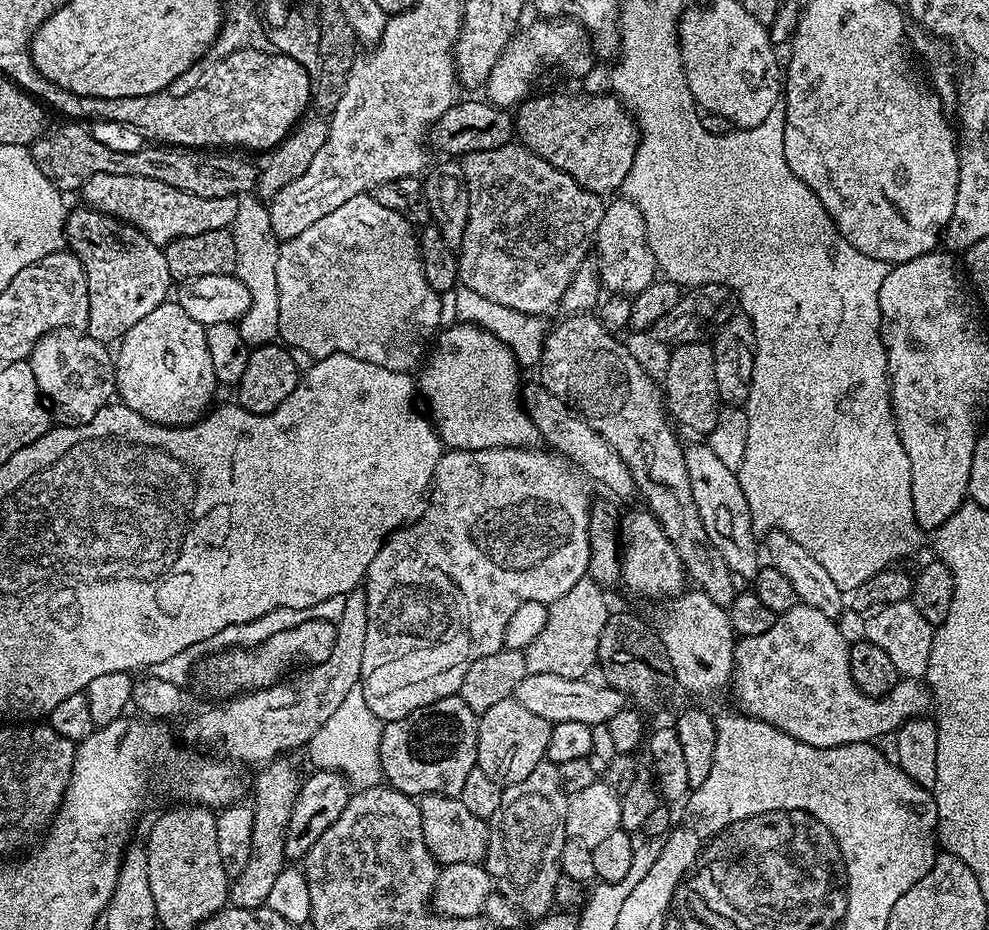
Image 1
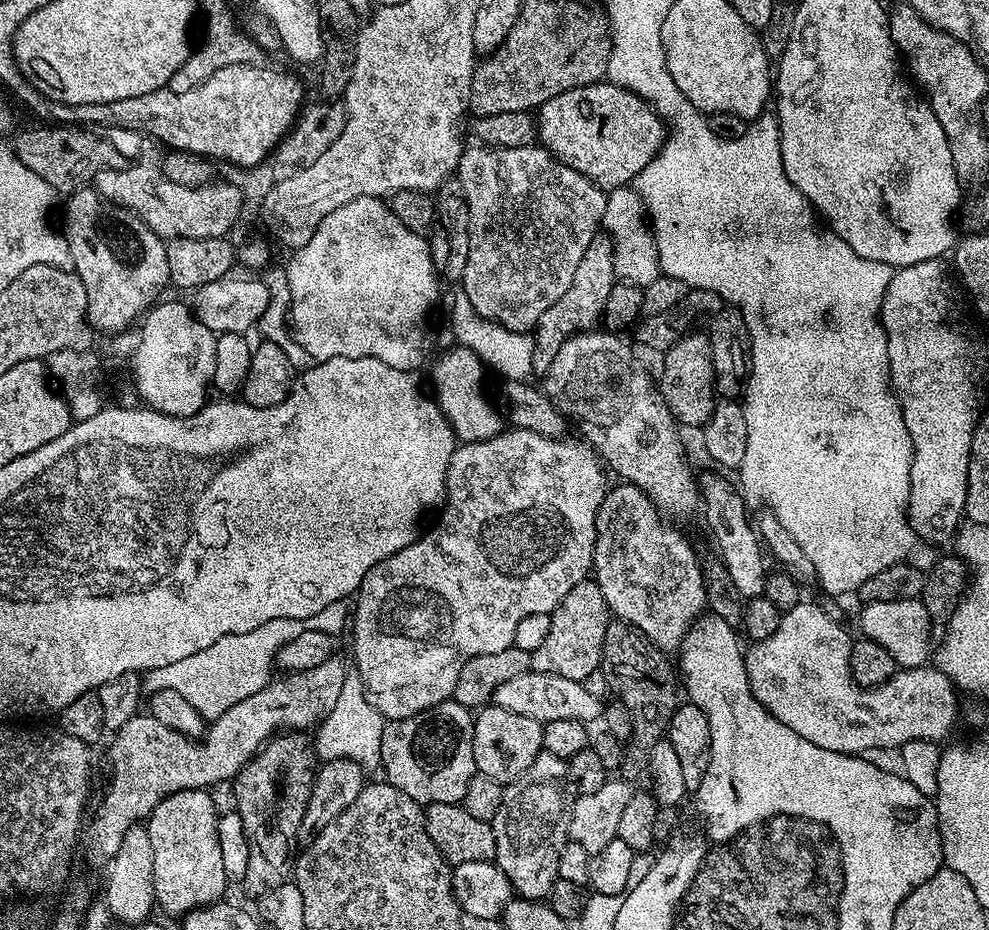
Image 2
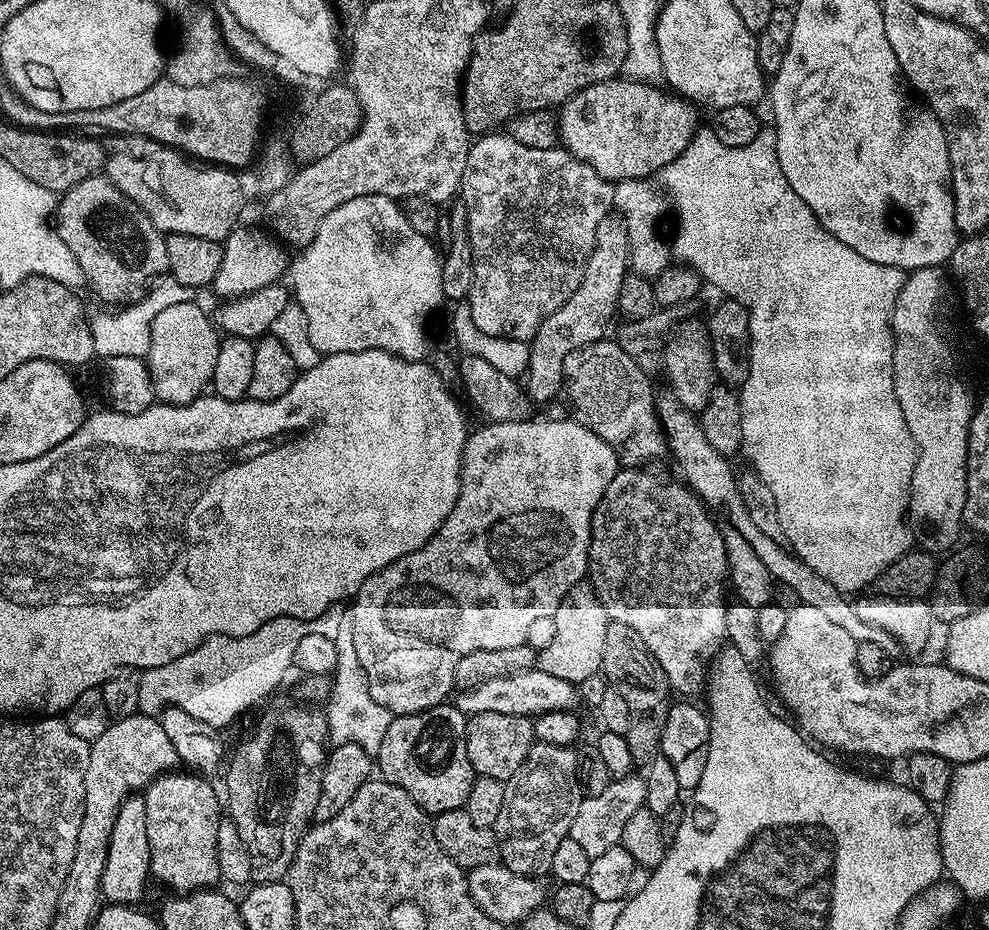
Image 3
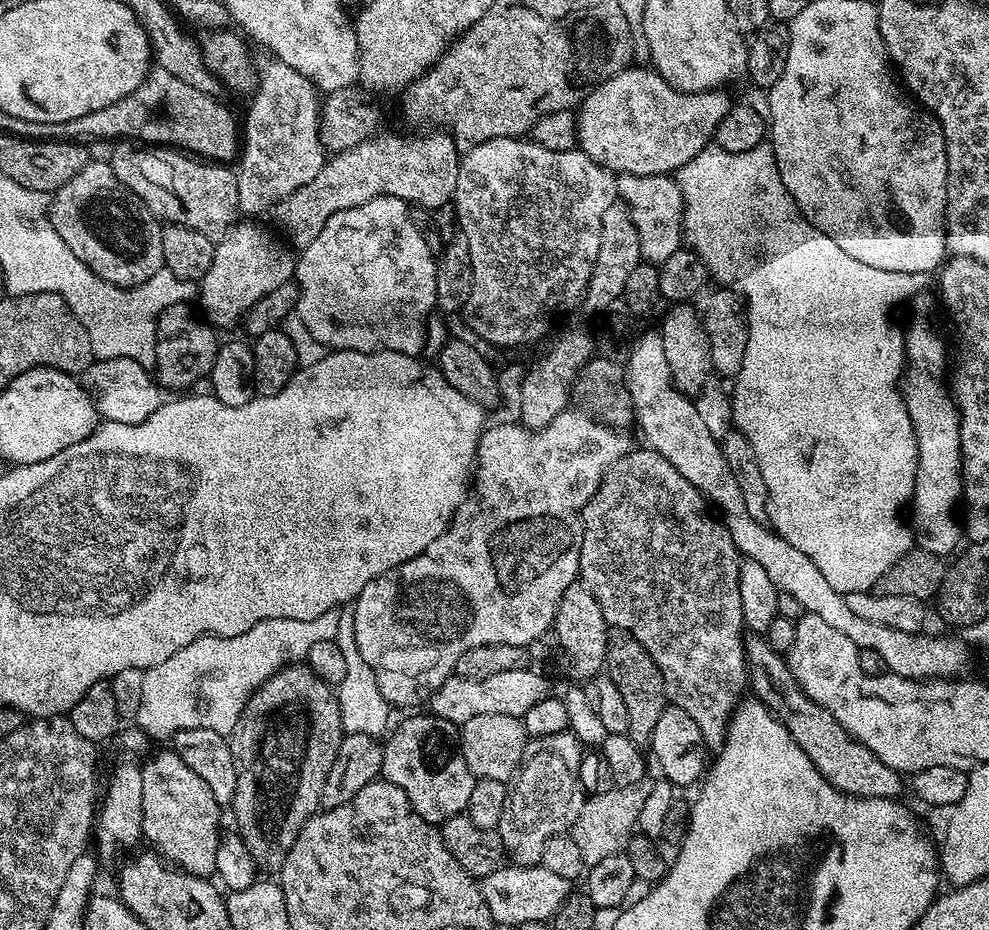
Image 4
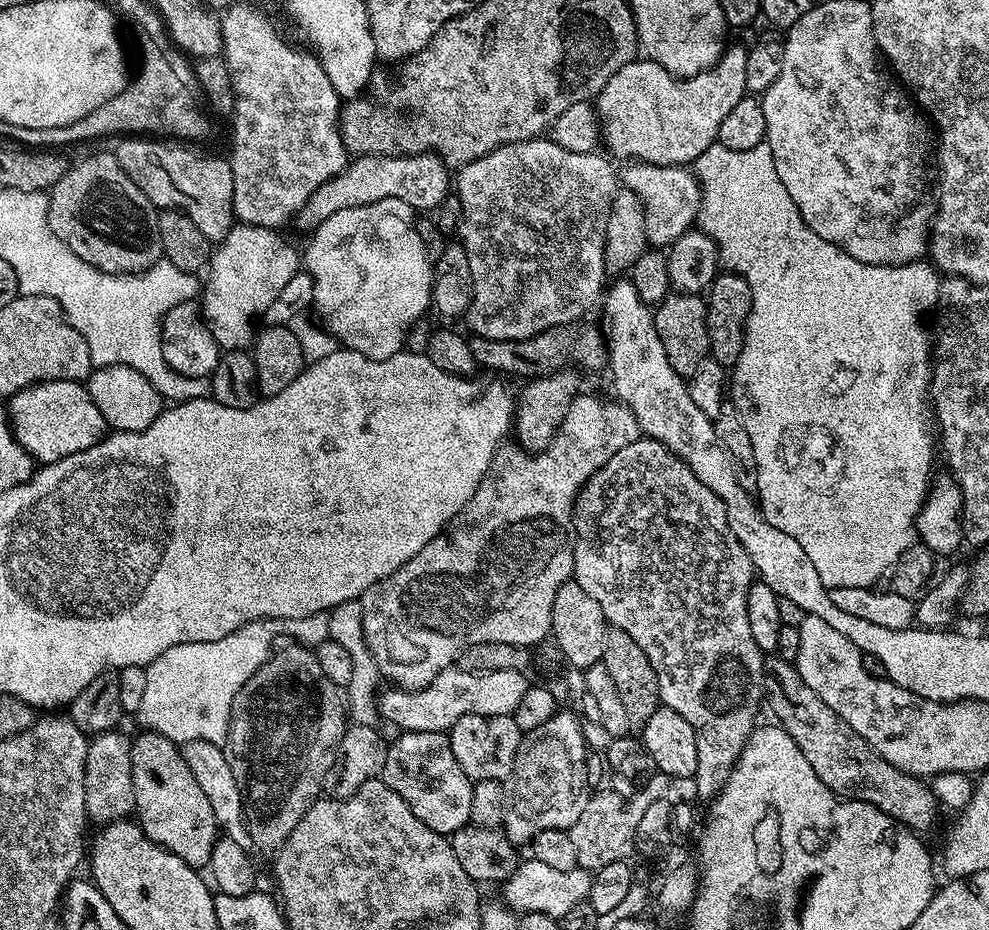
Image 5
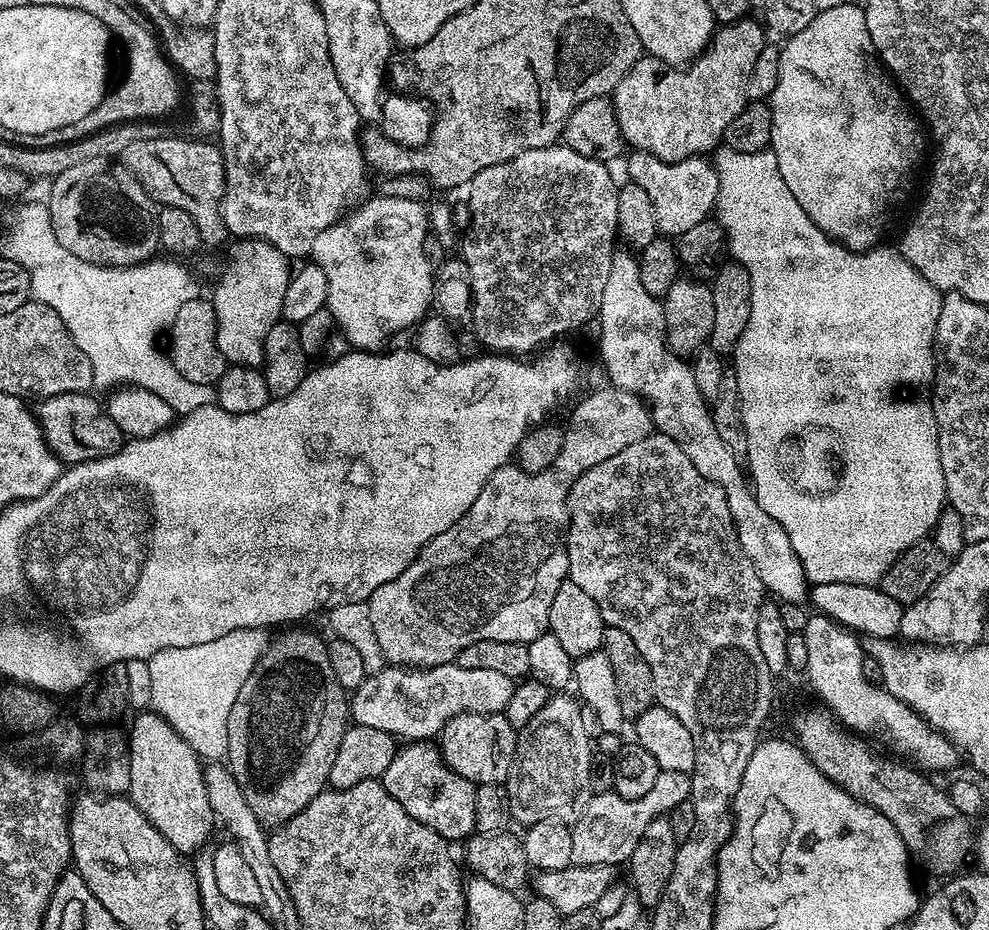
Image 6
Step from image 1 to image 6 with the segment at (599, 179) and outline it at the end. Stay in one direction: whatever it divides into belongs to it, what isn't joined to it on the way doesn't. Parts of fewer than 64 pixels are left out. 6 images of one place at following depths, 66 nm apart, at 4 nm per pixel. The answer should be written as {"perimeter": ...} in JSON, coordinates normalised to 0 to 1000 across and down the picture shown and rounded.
{"perimeter":[[[760,20],[728,26],[721,33],[715,53],[691,71],[674,69],[654,58],[641,67],[629,88],[625,88],[625,92],[617,100],[629,148],[636,160],[661,166],[661,170],[671,174],[686,174],[699,168],[716,166],[716,162],[719,165],[731,152],[734,135],[738,135],[738,131],[742,131],[742,127],[746,127],[746,123],[750,123],[758,110],[754,101],[754,92],[758,92],[758,75],[762,75],[762,66],[766,58],[770,58],[775,46],[774,27],[767,20]]]}

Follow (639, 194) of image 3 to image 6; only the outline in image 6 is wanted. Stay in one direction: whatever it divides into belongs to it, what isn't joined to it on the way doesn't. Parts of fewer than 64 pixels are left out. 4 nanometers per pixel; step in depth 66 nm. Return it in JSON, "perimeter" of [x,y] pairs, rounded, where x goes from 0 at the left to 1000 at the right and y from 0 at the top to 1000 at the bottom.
{"perimeter":[[[639,161],[634,165],[634,172],[634,192],[649,200],[649,204],[653,204],[657,211],[657,222],[661,222],[661,239],[666,253],[676,256],[689,254],[694,252],[694,247],[706,243],[706,239],[721,231],[726,211],[726,187],[719,171],[706,167],[686,174],[671,174],[661,170],[661,166]]]}

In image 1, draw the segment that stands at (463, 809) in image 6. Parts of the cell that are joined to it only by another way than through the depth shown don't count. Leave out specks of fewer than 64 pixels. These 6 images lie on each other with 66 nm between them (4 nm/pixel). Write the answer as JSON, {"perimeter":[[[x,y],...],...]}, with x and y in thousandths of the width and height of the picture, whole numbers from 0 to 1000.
{"perimeter":[[[463,746],[441,753],[435,759],[427,759],[419,763],[419,768],[411,768],[411,772],[391,775],[384,785],[384,829],[387,838],[406,854],[418,858],[435,854],[464,857],[471,832],[482,826],[482,777],[482,766],[475,763],[475,759],[471,759]]]}

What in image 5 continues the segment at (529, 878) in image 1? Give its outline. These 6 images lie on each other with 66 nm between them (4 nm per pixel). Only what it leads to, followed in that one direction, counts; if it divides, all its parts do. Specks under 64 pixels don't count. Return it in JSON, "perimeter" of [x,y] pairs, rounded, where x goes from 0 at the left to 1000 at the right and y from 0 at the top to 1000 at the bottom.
{"perimeter":[[[562,765],[555,774],[548,776],[548,781],[544,781],[544,785],[536,785],[527,790],[518,832],[512,843],[514,866],[512,867],[512,880],[508,887],[510,898],[523,910],[537,909],[538,902],[548,897],[548,892],[578,890],[580,884],[584,884],[588,871],[593,871],[593,862],[597,855],[593,841],[593,815],[597,805],[590,798],[587,771],[581,765],[572,765],[576,766]]]}

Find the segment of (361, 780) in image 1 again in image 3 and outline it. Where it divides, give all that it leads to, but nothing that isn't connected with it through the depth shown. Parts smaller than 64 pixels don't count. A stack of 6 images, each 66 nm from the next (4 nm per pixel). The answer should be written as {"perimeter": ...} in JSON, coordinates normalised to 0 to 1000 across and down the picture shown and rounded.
{"perimeter":[[[350,665],[346,669],[339,690],[342,712],[339,723],[334,727],[336,741],[330,754],[332,796],[337,801],[357,800],[366,802],[366,806],[371,809],[383,810],[386,802],[386,789],[390,789],[390,781],[394,781],[397,769],[390,763],[390,759],[382,759],[382,755],[374,751],[370,720],[366,720],[366,712],[362,712],[362,699],[358,699],[358,677],[355,666]]]}

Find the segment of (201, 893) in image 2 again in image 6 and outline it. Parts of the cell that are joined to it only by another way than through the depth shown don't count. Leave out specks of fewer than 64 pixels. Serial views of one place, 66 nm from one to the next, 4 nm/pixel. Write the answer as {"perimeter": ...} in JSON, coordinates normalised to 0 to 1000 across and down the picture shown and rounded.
{"perimeter":[[[155,763],[137,767],[133,784],[128,784],[131,815],[131,845],[128,855],[144,875],[183,918],[198,918],[214,899],[216,876],[209,857],[207,827],[197,806],[172,781],[168,772]]]}

